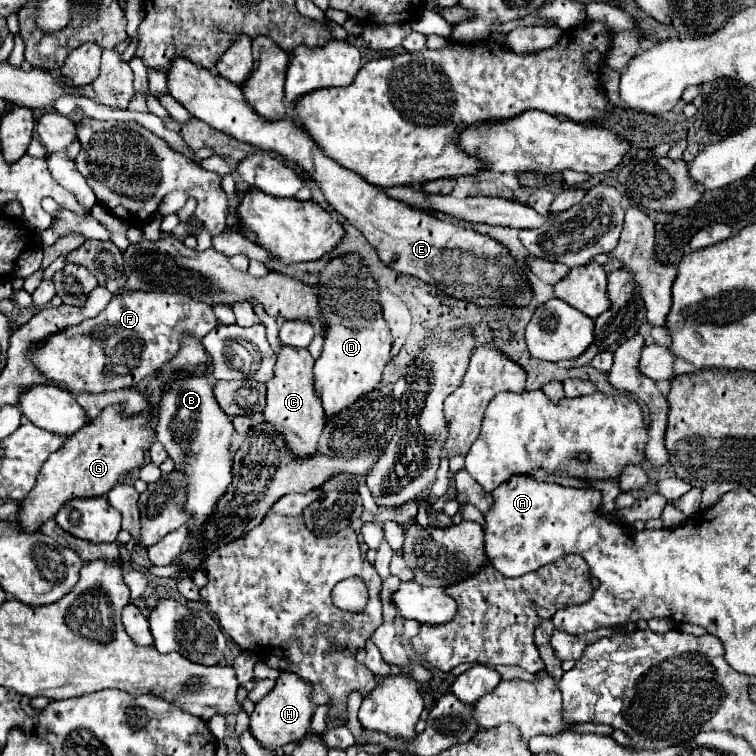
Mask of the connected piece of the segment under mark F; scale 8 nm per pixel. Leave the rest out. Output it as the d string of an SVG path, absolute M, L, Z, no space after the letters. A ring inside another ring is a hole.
M134 290L114 296L96 318L86 318L32 344L28 358L42 376L72 394L136 388L146 376L156 374L158 368L176 356L184 338L202 340L216 324L212 308L190 296Z

